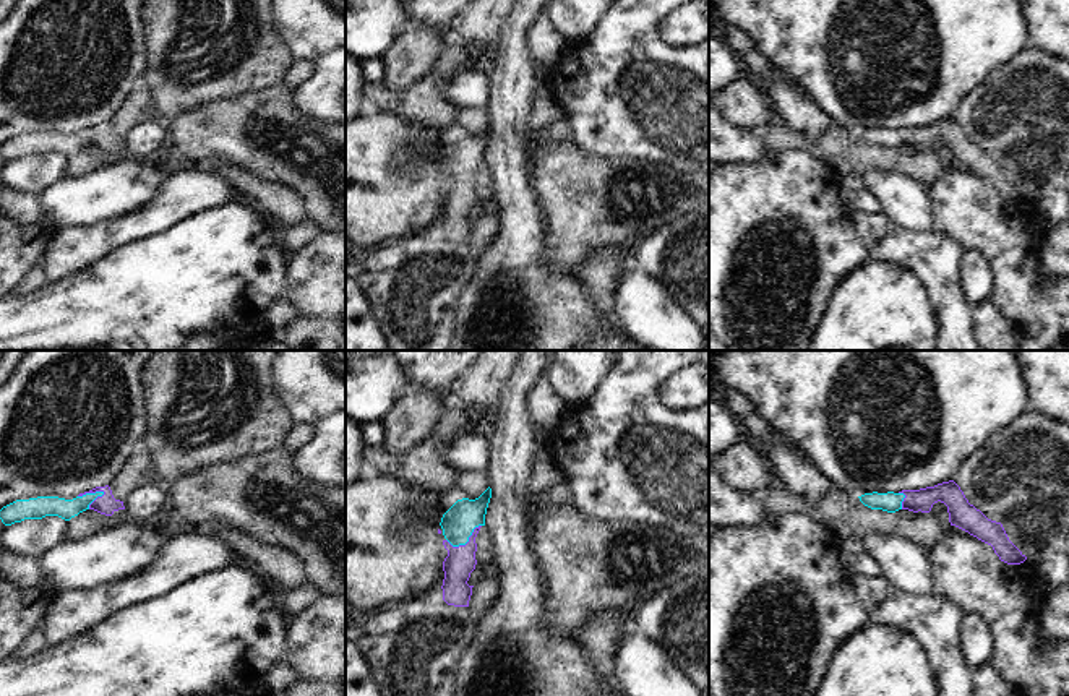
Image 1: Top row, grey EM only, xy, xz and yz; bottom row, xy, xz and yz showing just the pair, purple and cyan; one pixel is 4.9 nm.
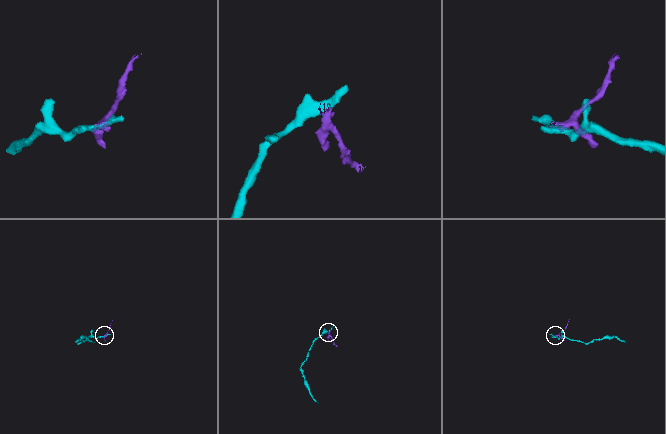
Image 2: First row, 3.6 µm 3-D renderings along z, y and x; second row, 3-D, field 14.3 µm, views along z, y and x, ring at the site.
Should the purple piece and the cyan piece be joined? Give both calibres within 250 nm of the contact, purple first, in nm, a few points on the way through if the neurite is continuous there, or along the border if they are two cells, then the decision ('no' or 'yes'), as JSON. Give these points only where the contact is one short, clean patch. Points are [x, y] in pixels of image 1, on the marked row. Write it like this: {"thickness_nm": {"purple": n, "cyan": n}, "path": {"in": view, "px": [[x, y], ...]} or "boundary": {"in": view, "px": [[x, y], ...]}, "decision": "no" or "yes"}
{"thickness_nm": {"purple": 100, "cyan": 100}, "path": {"in": "xy", "px": [[106, 505], [101, 492], [91, 492], [75, 506], [44, 506]]}, "decision": "yes"}

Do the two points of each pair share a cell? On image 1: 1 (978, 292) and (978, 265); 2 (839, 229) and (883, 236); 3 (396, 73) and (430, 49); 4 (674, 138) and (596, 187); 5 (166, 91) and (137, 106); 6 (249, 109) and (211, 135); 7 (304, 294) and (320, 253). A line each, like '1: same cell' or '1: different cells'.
1: same cell
2: different cells
3: same cell
4: different cells
5: different cells
6: same cell
7: same cell

